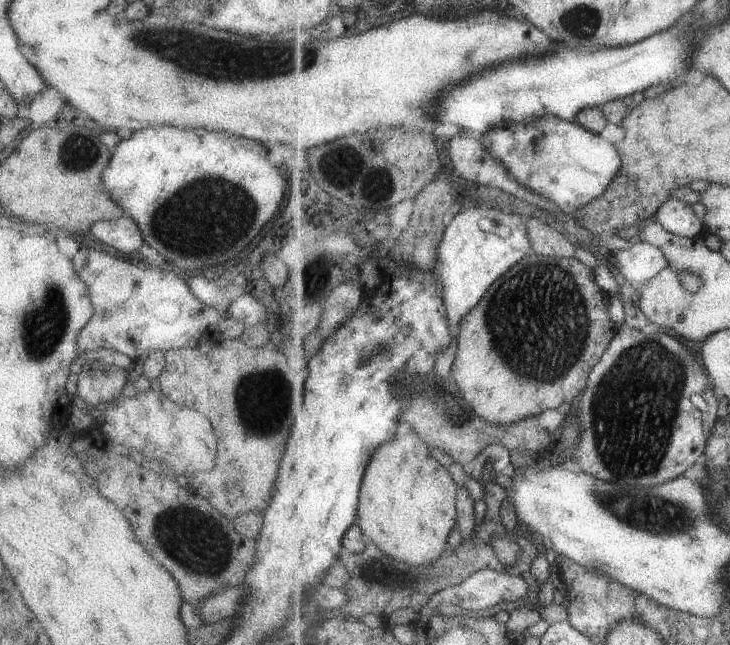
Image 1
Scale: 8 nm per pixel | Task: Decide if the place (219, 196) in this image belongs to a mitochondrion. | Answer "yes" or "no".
yes

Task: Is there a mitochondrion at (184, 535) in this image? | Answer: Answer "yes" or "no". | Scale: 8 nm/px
yes

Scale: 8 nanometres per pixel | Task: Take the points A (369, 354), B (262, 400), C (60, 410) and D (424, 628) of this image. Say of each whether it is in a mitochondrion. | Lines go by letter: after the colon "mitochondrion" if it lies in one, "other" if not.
A: mitochondrion
B: mitochondrion
C: other
D: other

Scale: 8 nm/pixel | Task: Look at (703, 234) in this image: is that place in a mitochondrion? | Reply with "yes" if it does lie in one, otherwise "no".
no

